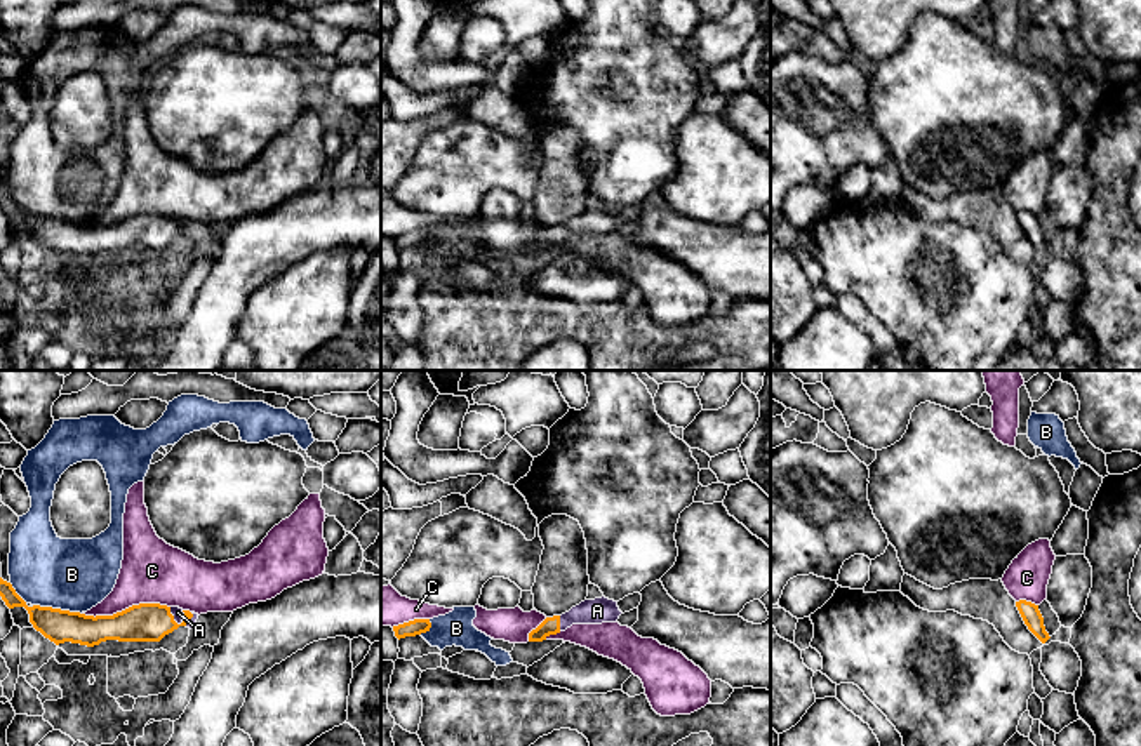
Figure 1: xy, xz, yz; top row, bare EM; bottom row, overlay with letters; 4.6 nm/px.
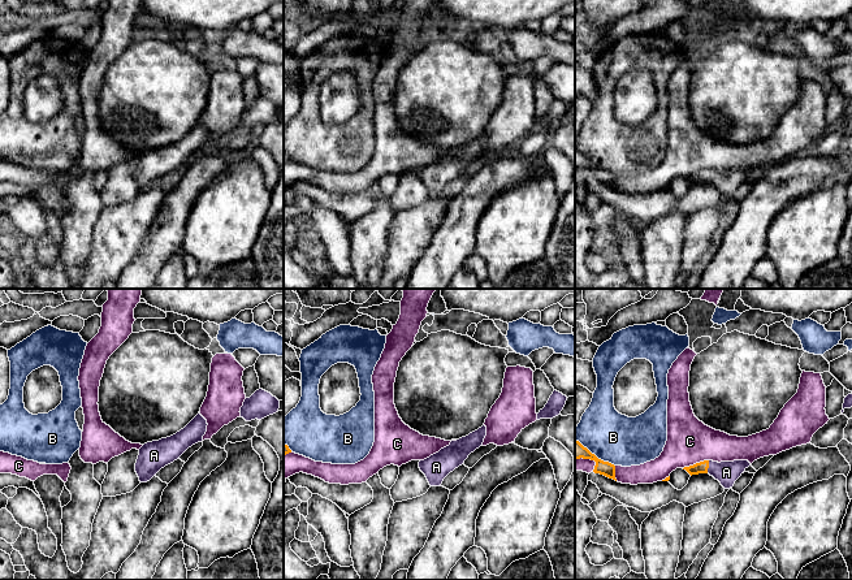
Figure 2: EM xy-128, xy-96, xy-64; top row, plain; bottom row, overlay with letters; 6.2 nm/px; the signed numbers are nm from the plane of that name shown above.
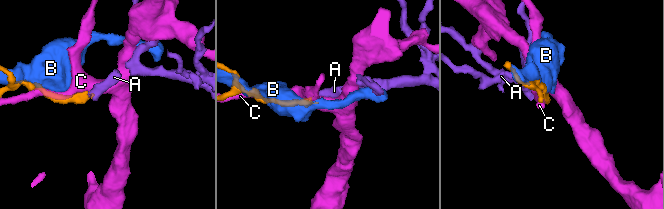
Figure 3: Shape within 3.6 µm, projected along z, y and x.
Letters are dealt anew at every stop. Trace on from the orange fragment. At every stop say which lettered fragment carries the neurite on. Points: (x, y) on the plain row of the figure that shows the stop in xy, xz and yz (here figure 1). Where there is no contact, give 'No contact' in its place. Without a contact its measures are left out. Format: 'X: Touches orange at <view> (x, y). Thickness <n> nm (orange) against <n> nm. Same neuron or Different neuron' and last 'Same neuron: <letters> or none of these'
A: Touches orange at xz (559, 233). Thickness 80 nm (orange) against 120 nm. Same neuron
B: Touches orange at xy (58, 219). Thickness 150 nm (orange) against 340 nm. Different neuron
C: Touches orange at xy (126, 219). Thickness 180 nm (orange) against 280 nm. Different neuron
Same neuron: A

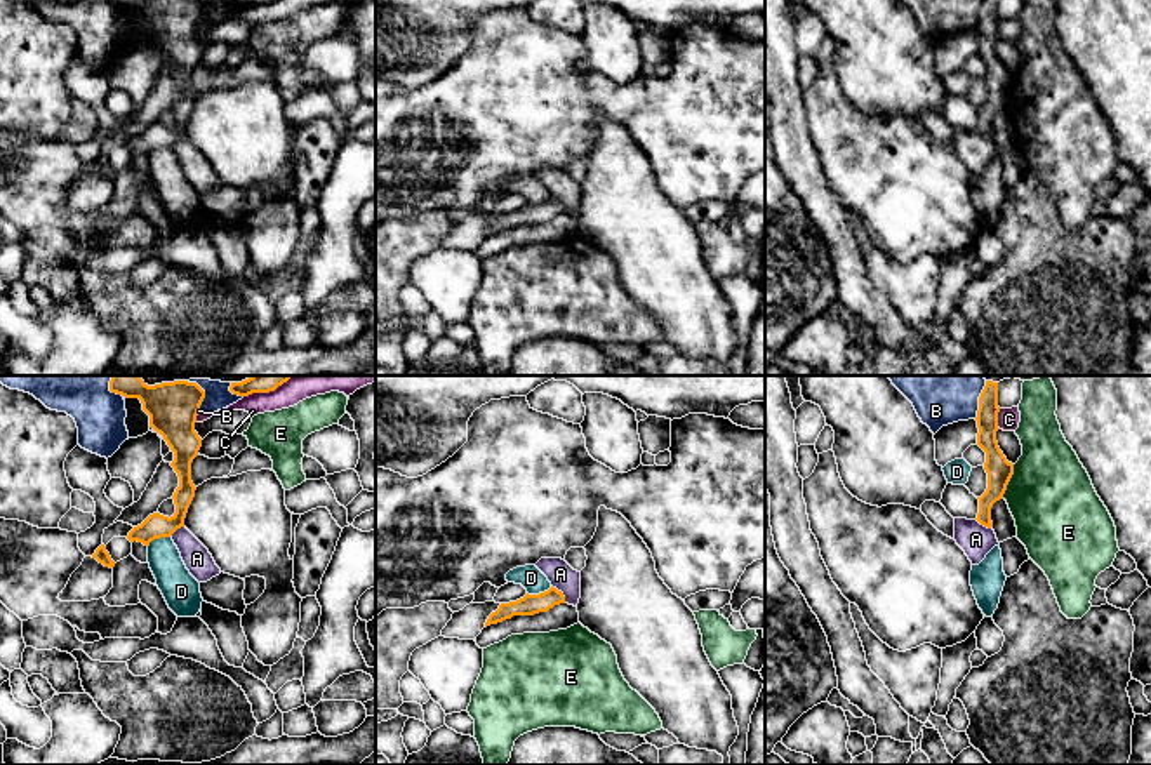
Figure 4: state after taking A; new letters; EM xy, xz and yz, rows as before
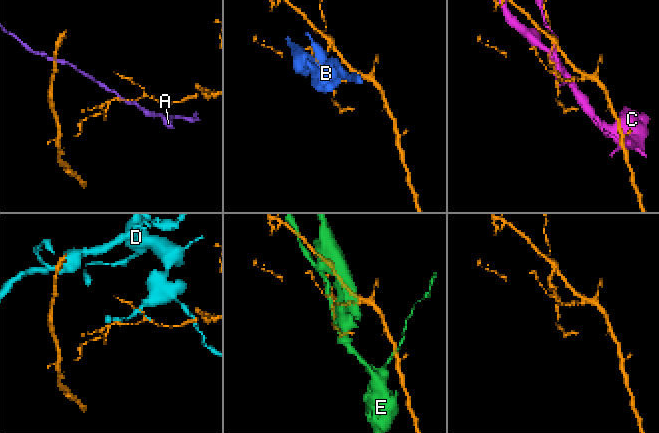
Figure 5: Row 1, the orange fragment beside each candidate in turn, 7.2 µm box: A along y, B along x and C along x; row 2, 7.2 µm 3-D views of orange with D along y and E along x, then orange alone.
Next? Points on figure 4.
A: Touches orange at xz (562, 204). Thickness 100 nm (orange) against 120 nm. Different neuron
B: Touches orange at yz (979, 14). Thickness 100 nm (orange) against 180 nm. Different neuron
C: Touches orange at yz (997, 30). Thickness 120 nm (orange) against 100 nm. Different neuron
D: Touches orange at xz (539, 204). Thickness 100 nm (orange) against 110 nm. Different neuron
E: Touches orange at yz (1009, 91). Thickness 120 nm (orange) against 400 nm. Different neuron
Same neuron: none of these

